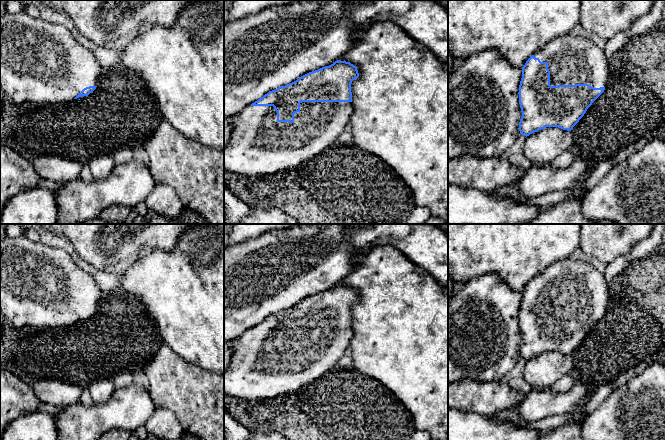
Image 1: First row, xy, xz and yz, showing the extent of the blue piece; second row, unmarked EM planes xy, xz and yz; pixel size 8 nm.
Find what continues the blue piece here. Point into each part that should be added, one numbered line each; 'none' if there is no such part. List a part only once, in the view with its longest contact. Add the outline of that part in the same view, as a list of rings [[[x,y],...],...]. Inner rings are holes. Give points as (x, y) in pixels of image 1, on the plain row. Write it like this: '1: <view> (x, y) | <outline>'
1: xz (259, 368) | [[[301,326],[294,346],[278,346],[273,330],[247,330],[235,340],[230,364],[224,372],[224,394],[244,400],[276,398],[299,390],[330,370],[348,352],[352,326]]]

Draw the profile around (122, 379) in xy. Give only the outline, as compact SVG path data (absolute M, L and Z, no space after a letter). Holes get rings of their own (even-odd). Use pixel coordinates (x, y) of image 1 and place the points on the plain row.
M120 372L113 376L115 389L124 388L133 383L132 374L129 372Z

